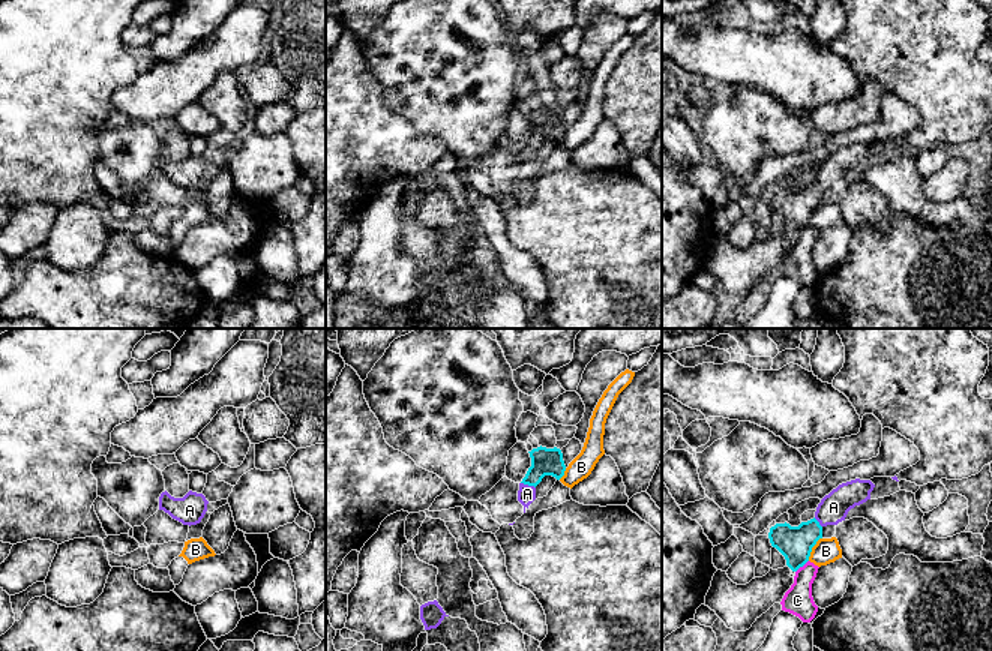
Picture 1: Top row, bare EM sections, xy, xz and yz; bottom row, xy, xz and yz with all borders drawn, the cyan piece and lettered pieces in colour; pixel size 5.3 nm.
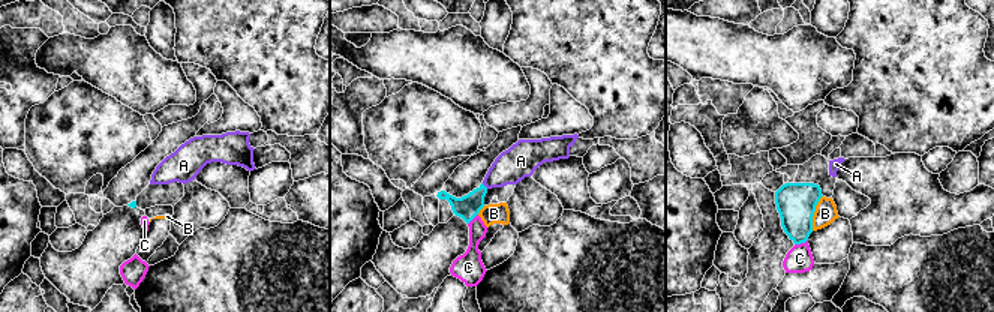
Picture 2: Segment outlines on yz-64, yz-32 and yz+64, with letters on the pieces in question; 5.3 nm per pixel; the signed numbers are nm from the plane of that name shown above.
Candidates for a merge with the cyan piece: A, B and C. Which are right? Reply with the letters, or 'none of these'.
A

